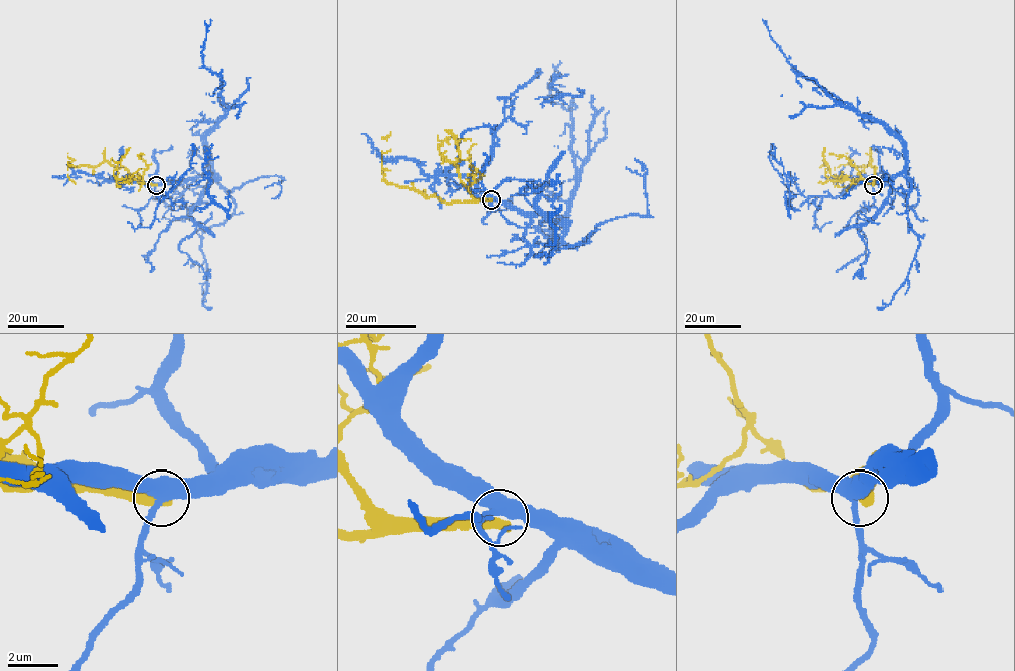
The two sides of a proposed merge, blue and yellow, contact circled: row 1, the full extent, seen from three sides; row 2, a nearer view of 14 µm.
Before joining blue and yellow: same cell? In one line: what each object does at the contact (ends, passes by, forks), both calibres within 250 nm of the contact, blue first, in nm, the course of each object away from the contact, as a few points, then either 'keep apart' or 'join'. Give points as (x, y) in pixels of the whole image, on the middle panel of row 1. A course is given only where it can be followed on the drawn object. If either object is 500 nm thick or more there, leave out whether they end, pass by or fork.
calibres 440 and 550 nm; course blue (491, 199), (557, 214), (563, 234), (557, 240), (554, 227), (576, 170), (572, 116), (548, 89), (559, 61); course yellow (491, 199), (442, 202), (388, 184), (381, 155), (385, 137), (391, 131); keep apart

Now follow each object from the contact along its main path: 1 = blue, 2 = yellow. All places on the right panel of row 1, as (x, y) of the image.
1: (873, 185), (904, 167), (904, 144), (883, 124), (862, 117), (807, 79), (789, 63), (763, 19)
2: (873, 185), (875, 167), (871, 162), (862, 167), (841, 164), (838, 167), (824, 165), (819, 167)

